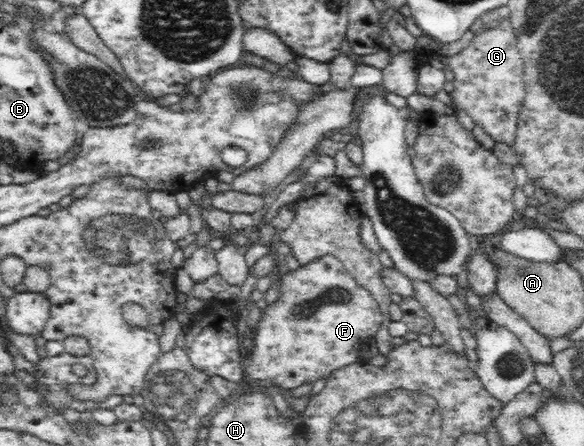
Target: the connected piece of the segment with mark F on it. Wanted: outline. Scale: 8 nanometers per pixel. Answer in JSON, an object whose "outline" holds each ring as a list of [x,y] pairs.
{"outline":[[[331,254],[299,266],[278,278],[281,291],[275,303],[260,311],[255,347],[247,372],[252,379],[294,389],[326,379],[333,371],[359,363],[382,322],[384,313],[366,288],[362,288],[342,262]]]}

